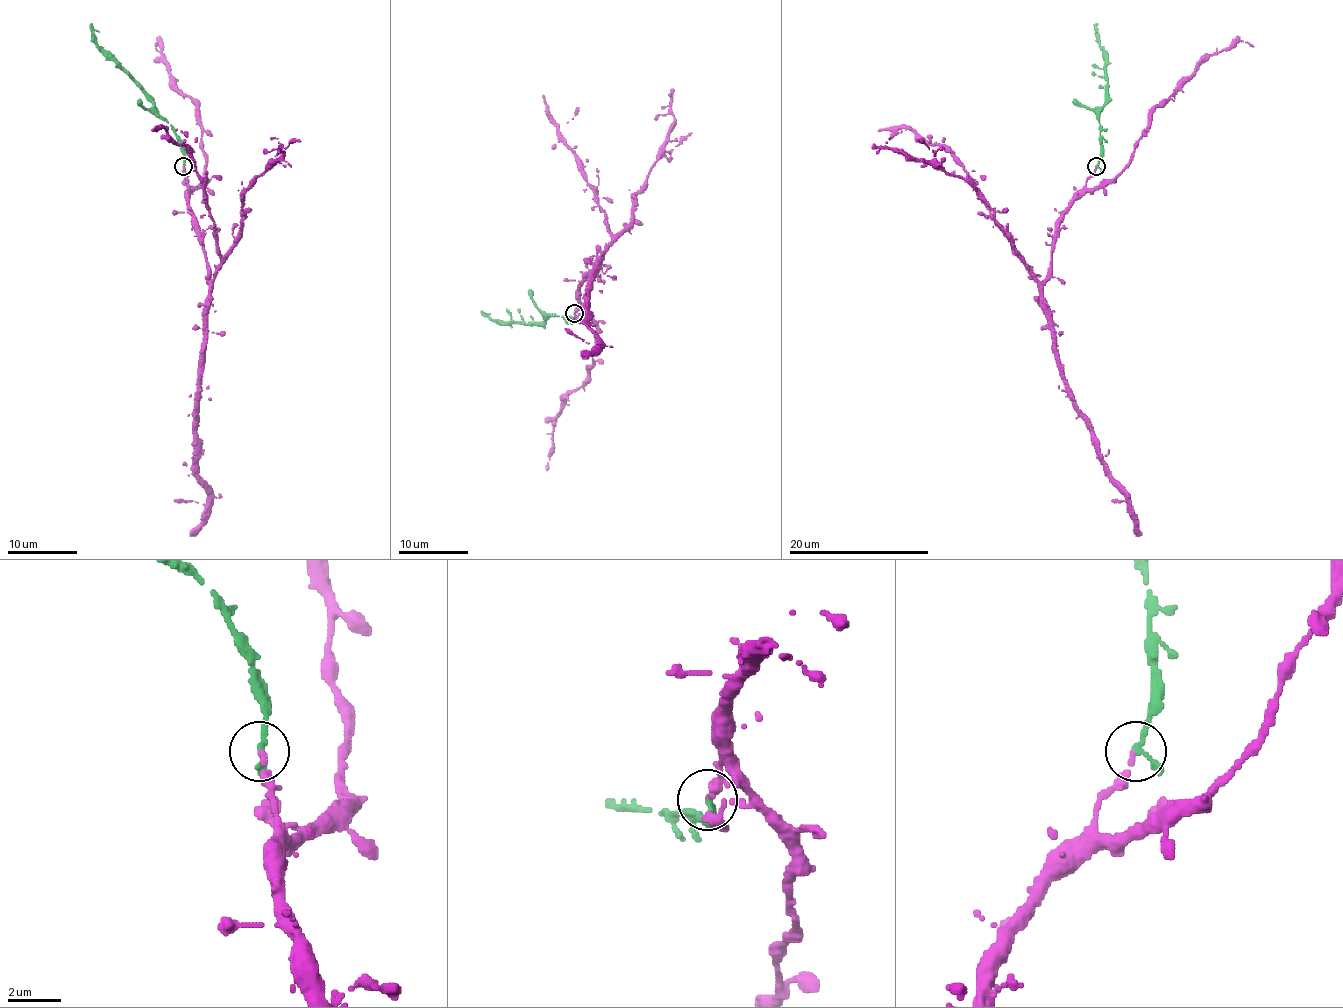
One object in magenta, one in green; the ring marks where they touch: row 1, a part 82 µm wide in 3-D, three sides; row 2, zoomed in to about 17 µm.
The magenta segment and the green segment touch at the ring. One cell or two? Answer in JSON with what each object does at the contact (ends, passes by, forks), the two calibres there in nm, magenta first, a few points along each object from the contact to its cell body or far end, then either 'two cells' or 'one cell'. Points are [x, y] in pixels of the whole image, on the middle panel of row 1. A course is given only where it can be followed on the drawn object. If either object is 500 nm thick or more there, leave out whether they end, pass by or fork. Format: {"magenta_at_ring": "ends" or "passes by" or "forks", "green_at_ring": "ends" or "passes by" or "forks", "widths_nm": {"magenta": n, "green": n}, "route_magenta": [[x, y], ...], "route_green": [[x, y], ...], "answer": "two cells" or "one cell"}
{"magenta_at_ring": "ends", "green_at_ring": "passes by", "widths_nm": {"magenta": 180, "green": 200}, "route_magenta": [[574, 313], [579, 285], [600, 260], [592, 272], [586, 308], [586, 325], [599, 343], [593, 346], [565, 329]], "route_green": [[574, 313], [576, 316], [572, 318], [550, 316], [544, 322], [495, 323], [481, 311]], "answer": "one cell"}

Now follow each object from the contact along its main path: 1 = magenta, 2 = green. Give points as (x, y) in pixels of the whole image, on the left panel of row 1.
1: (183, 166), (188, 212), (197, 224), (209, 287), (195, 431), (195, 478), (208, 501), (174, 499)
2: (183, 166), (181, 140), (173, 126), (159, 113), (153, 101), (97, 45), (90, 24)

